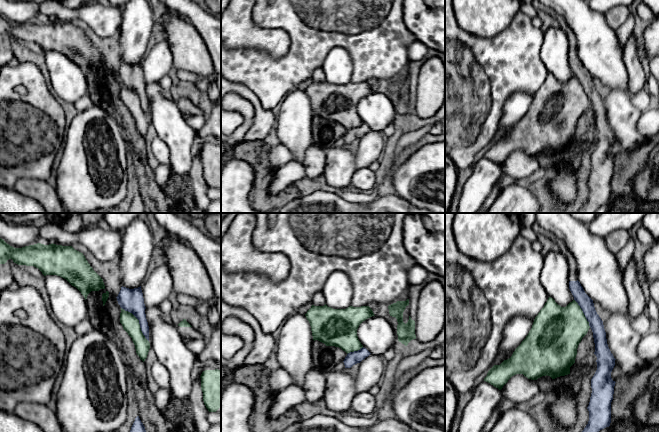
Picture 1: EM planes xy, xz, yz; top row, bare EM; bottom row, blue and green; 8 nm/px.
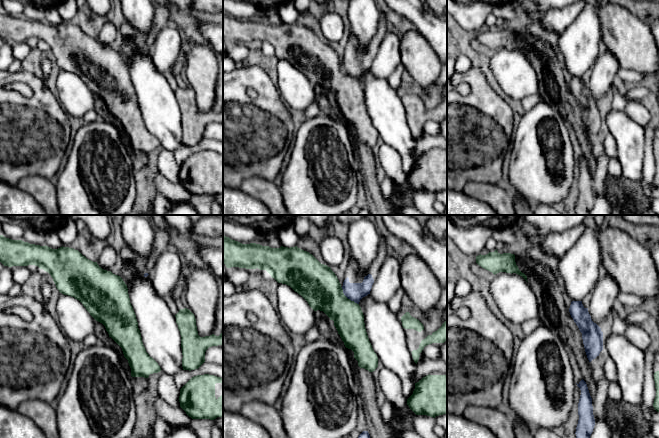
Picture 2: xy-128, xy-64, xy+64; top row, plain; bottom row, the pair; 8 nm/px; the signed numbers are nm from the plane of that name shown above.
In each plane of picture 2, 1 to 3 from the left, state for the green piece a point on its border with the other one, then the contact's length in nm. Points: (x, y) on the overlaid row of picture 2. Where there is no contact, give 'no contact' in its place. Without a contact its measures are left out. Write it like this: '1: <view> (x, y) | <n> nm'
1: no contact
2: xy-64 (348, 298) | 200 nm
3: no contact

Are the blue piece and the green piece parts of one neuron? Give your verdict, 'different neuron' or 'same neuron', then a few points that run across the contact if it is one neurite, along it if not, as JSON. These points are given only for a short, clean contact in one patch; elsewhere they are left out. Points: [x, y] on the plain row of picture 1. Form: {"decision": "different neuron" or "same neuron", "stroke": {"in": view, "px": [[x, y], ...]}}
{"decision": "different neuron"}

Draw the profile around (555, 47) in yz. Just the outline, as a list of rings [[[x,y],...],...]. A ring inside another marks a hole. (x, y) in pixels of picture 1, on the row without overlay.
[[[548,28],[543,35],[541,61],[547,71],[561,83],[566,83],[574,76],[569,65],[569,42],[567,35],[560,28]]]

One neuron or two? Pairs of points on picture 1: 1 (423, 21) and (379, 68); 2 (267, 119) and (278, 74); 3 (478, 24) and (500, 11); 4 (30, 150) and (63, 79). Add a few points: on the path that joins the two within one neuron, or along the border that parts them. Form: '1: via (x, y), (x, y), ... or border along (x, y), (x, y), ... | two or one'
1: border along (403, 11), (403, 22), (416, 39) | two
2: border along (253, 92), (265, 108), (272, 110) | two
3: via (483, 19), (491, 11), (495, 11) | one
4: border along (50, 88), (61, 101) | two

